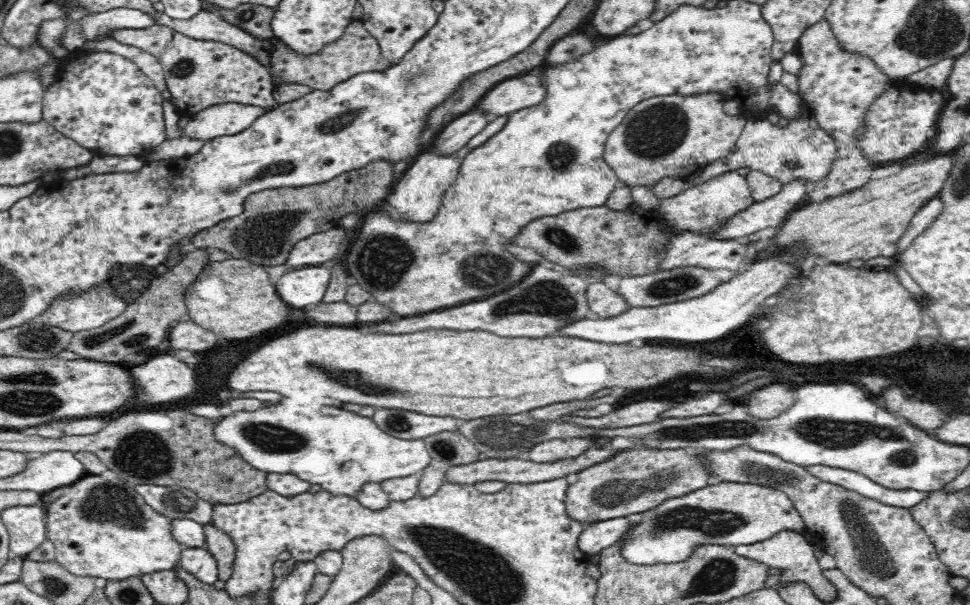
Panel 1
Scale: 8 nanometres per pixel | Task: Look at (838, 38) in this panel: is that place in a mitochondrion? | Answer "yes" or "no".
no

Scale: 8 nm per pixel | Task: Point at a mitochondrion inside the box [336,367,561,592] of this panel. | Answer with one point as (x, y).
(500, 436)

